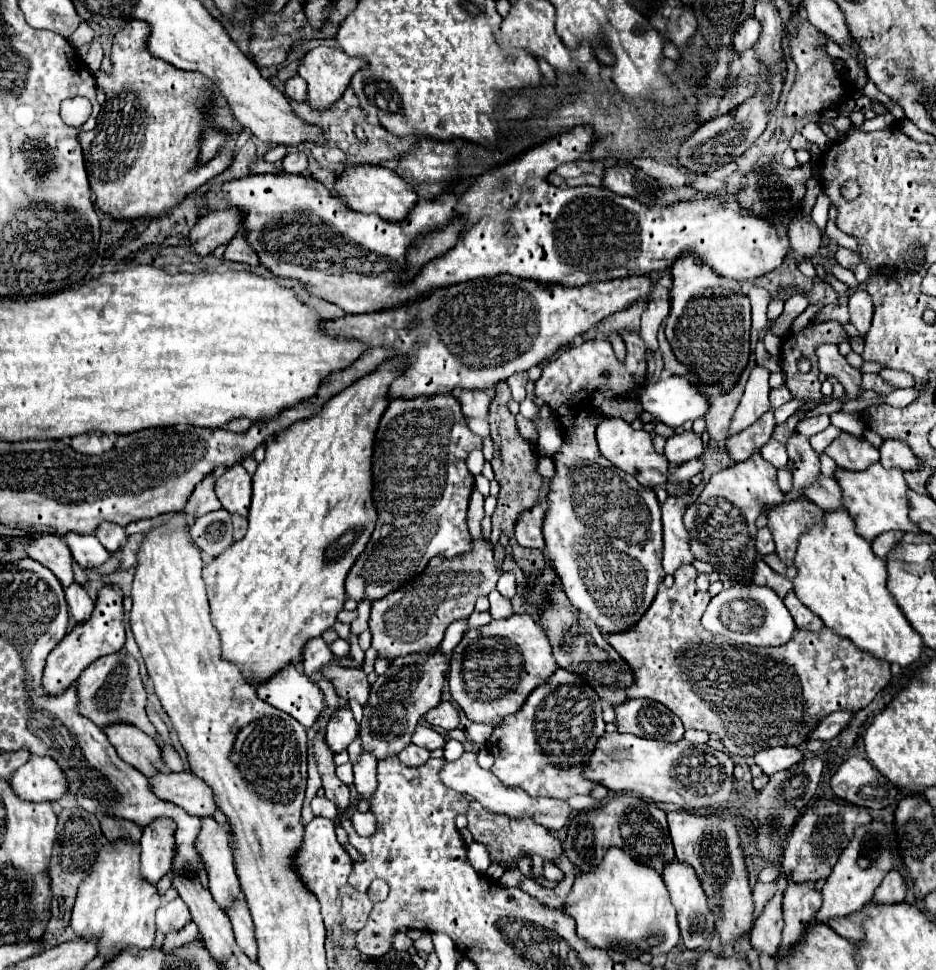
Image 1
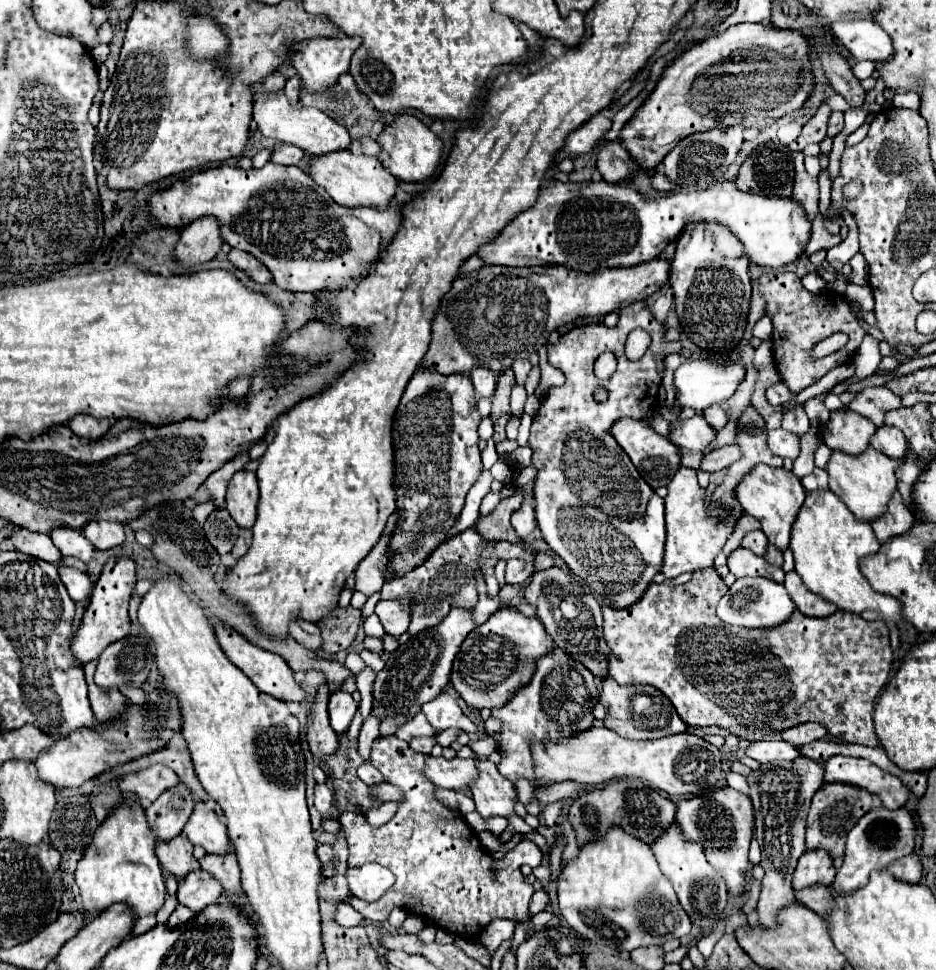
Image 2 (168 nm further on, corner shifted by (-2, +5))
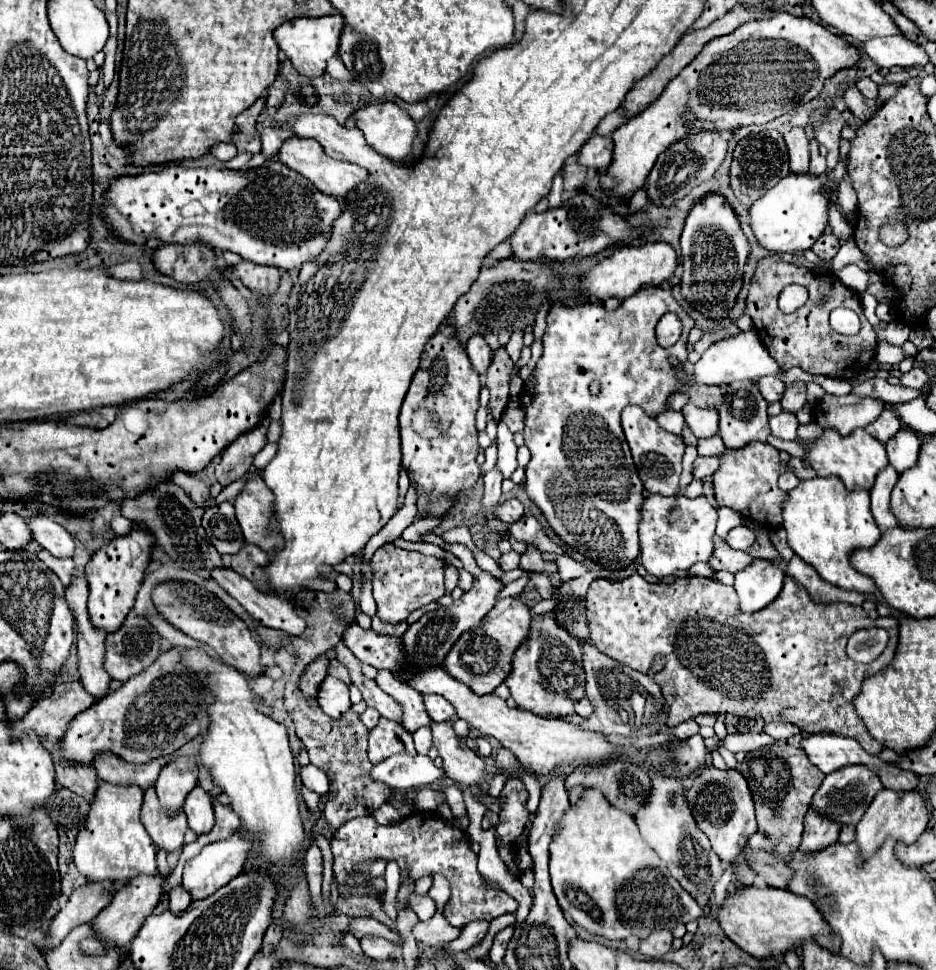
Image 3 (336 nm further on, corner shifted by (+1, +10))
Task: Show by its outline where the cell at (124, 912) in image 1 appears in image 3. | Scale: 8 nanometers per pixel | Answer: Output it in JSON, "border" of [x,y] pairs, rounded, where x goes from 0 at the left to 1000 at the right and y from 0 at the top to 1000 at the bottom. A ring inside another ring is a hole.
{"border":[[[108,807],[104,811],[104,818],[95,832],[93,848],[84,857],[78,877],[78,886],[87,902],[91,902],[95,908],[138,908],[151,900],[168,900],[168,873],[163,871],[159,859],[149,844],[151,830],[153,813],[146,809]]]}

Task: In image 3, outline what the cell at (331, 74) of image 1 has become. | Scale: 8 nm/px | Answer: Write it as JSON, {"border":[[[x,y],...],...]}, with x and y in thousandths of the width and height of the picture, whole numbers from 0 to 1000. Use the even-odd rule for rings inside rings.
{"border":[[[362,13],[345,15],[345,18],[317,18],[300,26],[292,38],[300,53],[304,53],[307,61],[313,65],[313,69],[319,75],[326,75],[328,79],[339,79],[341,75],[347,75],[347,65],[360,57],[362,51],[362,38],[366,32],[369,20]]]}

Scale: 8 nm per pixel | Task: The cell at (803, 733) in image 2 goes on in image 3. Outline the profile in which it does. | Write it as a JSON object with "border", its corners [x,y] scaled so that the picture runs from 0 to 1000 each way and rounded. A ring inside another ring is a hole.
{"border":[[[817,745],[815,747],[815,754],[819,758],[824,758],[826,762],[843,762],[845,758],[851,758],[854,752],[849,747],[843,747],[843,745]]]}

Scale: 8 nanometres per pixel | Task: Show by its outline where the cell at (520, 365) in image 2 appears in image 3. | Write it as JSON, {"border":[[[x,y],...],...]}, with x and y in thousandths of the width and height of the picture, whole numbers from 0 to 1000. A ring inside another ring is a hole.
{"border":[[[554,341],[546,343],[546,349],[544,349],[544,354],[540,356],[540,360],[542,360],[544,368],[548,370],[548,374],[552,374],[552,372],[554,372],[554,364],[557,364],[557,360],[559,360],[559,343],[554,343]]]}

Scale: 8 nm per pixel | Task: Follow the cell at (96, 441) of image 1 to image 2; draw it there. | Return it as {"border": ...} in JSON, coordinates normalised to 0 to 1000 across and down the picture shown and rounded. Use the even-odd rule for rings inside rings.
{"border":[[[85,427],[85,429],[81,429],[81,431],[77,431],[75,435],[73,435],[73,441],[88,454],[88,456],[98,456],[98,454],[105,454],[105,452],[109,452],[113,445],[115,445],[115,441],[118,441],[118,433],[103,433],[103,431],[98,431],[98,429],[90,429],[90,427]]]}

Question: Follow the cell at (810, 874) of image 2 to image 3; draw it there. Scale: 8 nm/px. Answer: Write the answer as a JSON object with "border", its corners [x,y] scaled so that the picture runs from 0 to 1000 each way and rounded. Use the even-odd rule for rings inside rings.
{"border":[[[864,834],[860,840],[860,857],[858,857],[858,867],[856,867],[856,877],[860,879],[871,879],[879,873],[886,873],[894,867],[899,857],[899,851],[894,846],[886,846],[873,836]]]}

